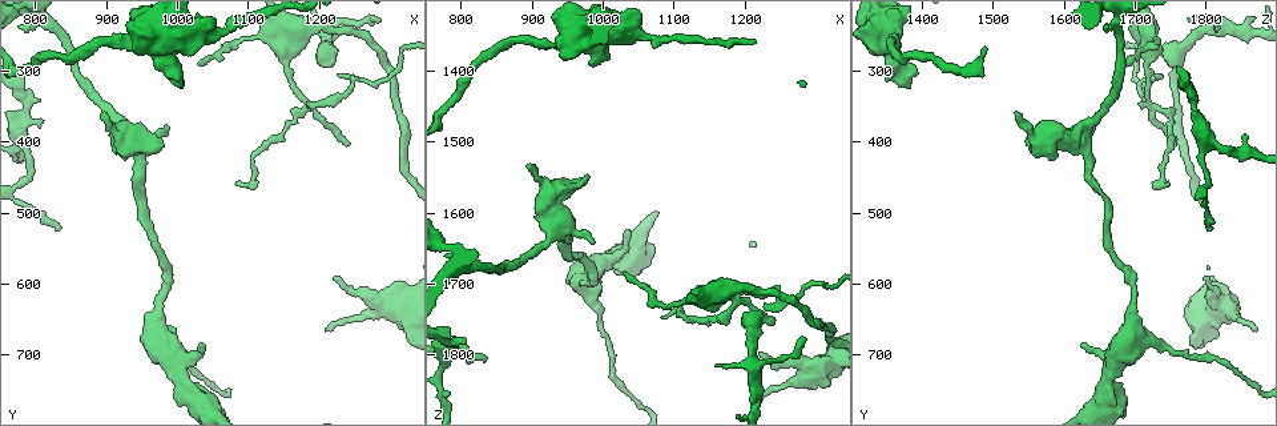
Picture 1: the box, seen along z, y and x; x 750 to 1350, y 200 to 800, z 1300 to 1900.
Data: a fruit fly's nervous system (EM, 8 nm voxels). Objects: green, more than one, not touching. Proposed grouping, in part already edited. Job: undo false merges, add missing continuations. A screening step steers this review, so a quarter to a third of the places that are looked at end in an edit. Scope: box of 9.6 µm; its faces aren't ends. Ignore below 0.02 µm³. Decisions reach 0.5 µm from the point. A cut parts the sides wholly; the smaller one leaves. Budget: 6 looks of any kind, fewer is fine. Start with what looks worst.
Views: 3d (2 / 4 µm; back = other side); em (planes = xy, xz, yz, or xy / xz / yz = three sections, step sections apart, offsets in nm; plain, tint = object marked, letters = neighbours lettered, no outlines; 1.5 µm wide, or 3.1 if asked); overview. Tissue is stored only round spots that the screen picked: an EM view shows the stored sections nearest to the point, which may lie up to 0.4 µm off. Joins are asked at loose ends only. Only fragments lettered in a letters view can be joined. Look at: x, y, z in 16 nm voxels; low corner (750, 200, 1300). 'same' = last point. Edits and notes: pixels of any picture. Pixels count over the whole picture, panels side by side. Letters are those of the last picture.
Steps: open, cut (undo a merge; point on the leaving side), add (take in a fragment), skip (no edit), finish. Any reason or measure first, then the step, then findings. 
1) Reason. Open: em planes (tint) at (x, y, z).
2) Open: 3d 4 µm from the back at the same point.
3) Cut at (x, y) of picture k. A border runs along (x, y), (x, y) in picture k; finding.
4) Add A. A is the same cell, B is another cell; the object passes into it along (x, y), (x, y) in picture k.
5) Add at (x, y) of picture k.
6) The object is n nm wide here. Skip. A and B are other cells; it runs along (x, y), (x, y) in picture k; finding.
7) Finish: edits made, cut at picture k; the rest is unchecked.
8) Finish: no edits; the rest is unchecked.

A narrow waist. Open: 3d 2 µm at (1180, 345, 1720).

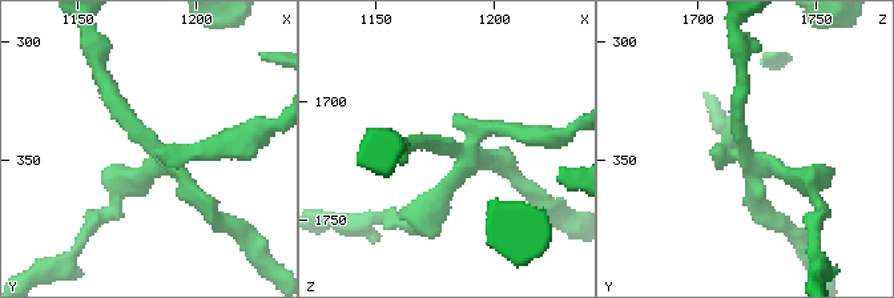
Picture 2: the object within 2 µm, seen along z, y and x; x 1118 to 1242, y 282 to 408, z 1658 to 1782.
Open: em planes (letters) at (1181, 340, 1719).

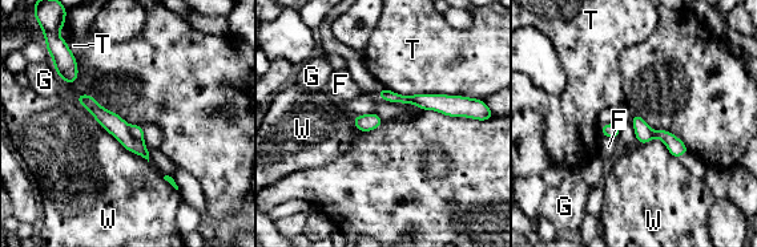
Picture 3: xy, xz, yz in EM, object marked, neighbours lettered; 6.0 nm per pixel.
Cut at (136, 130) of picture 3. F, G, T and W are other cells; the part that leaves runs along (382, 93), (437, 101), (446, 110) in picture 3; two cells meet here.

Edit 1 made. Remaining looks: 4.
See it whole again. Open: overview.

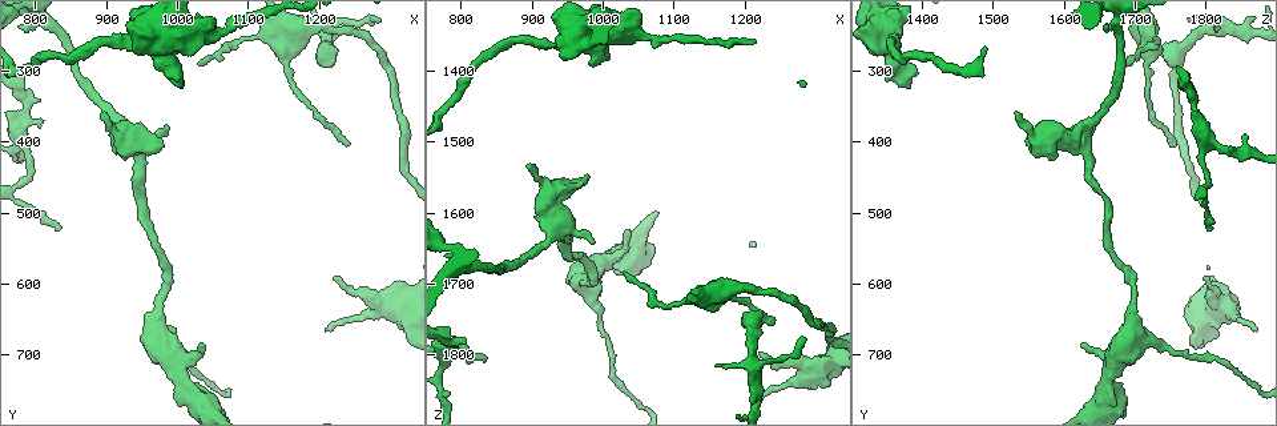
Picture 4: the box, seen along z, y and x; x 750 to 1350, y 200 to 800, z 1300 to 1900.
Thin neck. Open: em xz step 4 (tint) at (1010, 700, 1780).

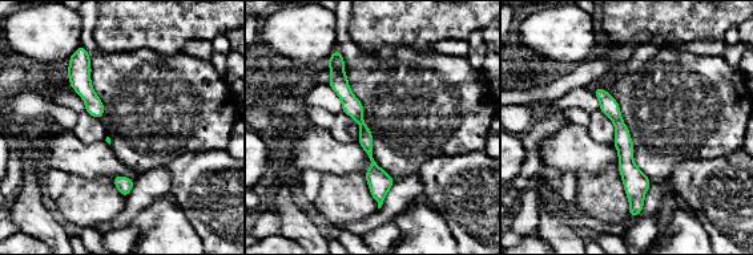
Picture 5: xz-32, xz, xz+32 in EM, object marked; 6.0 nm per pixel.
Open: em planes (letters) at the same point.

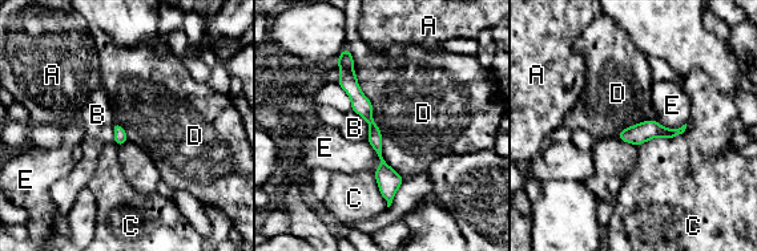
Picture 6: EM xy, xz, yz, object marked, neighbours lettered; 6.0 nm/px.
The object is 80 nm wide here. Skip. A, B, C, D and E are other cells; it runs along (346, 56), (347, 83), (373, 125), (389, 198) in picture 6; one cell here.

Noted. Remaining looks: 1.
Finish: edits made, cut at picture 3; the rest is unchecked.

